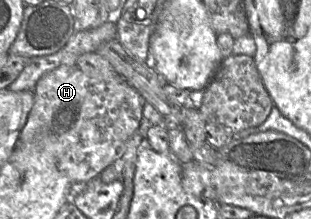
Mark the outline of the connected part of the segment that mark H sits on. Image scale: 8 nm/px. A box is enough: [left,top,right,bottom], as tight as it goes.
[18,65,145,185]

